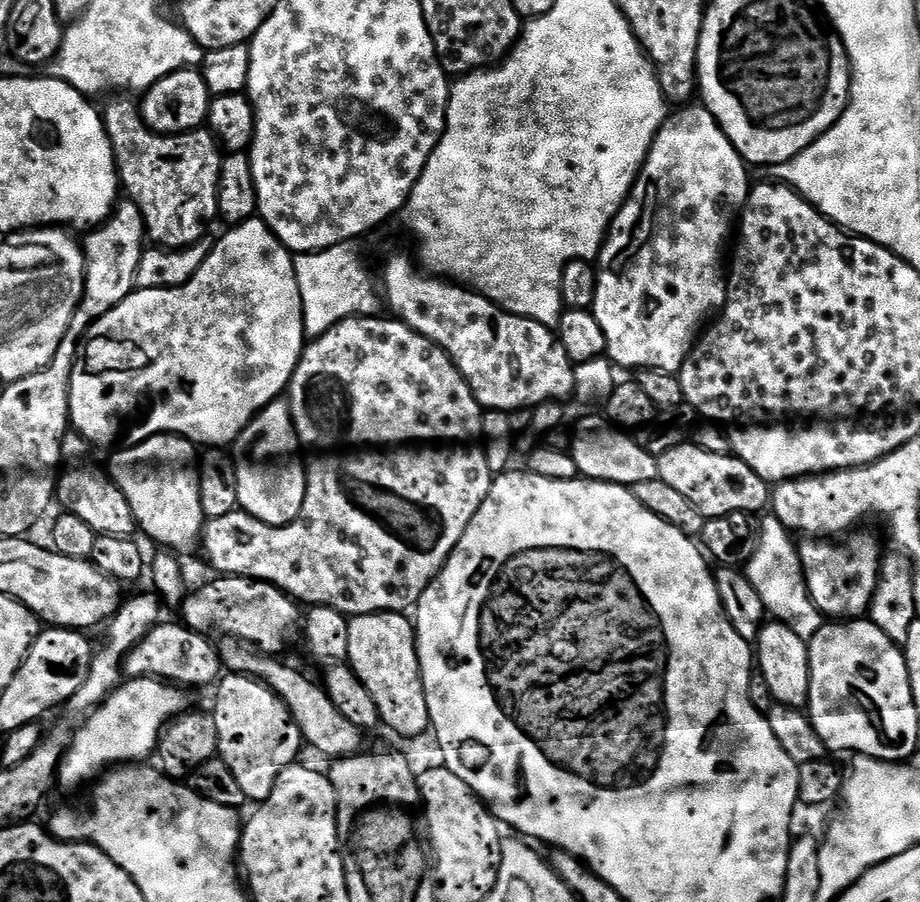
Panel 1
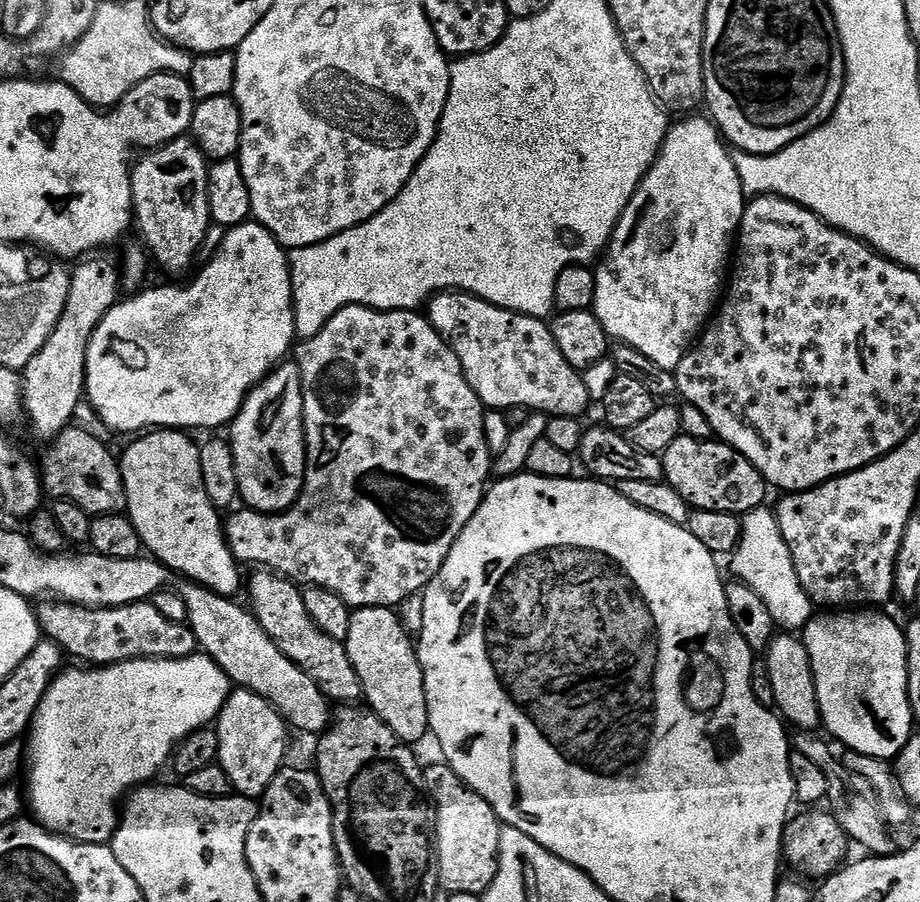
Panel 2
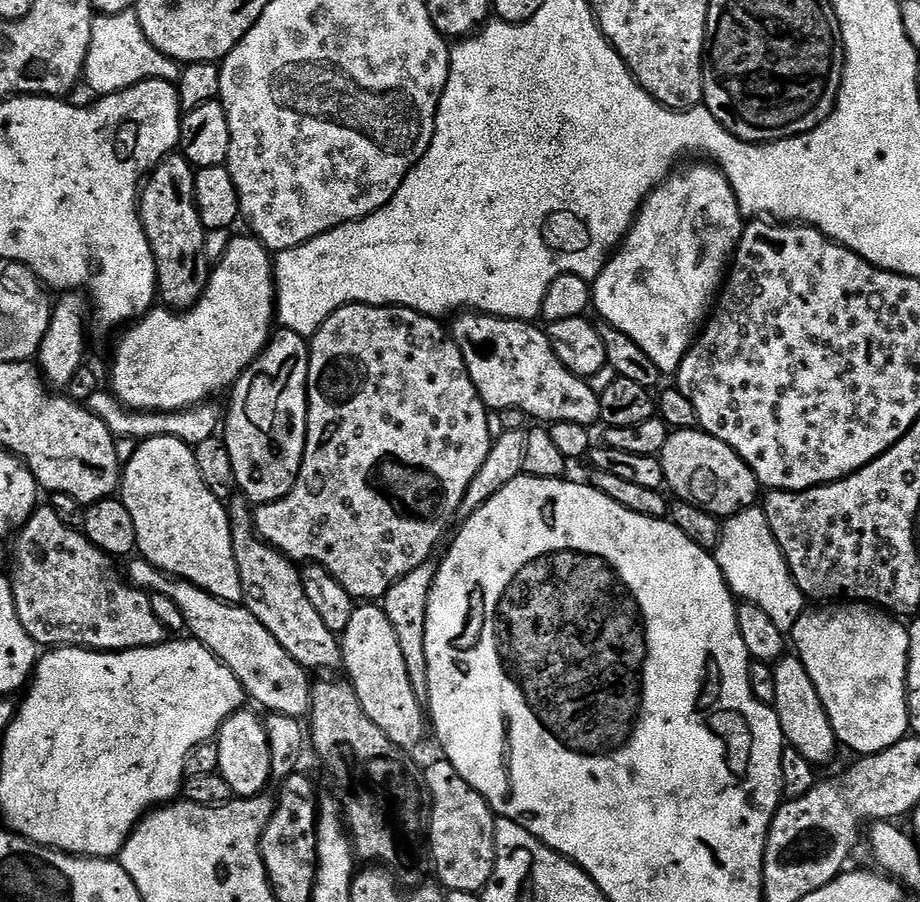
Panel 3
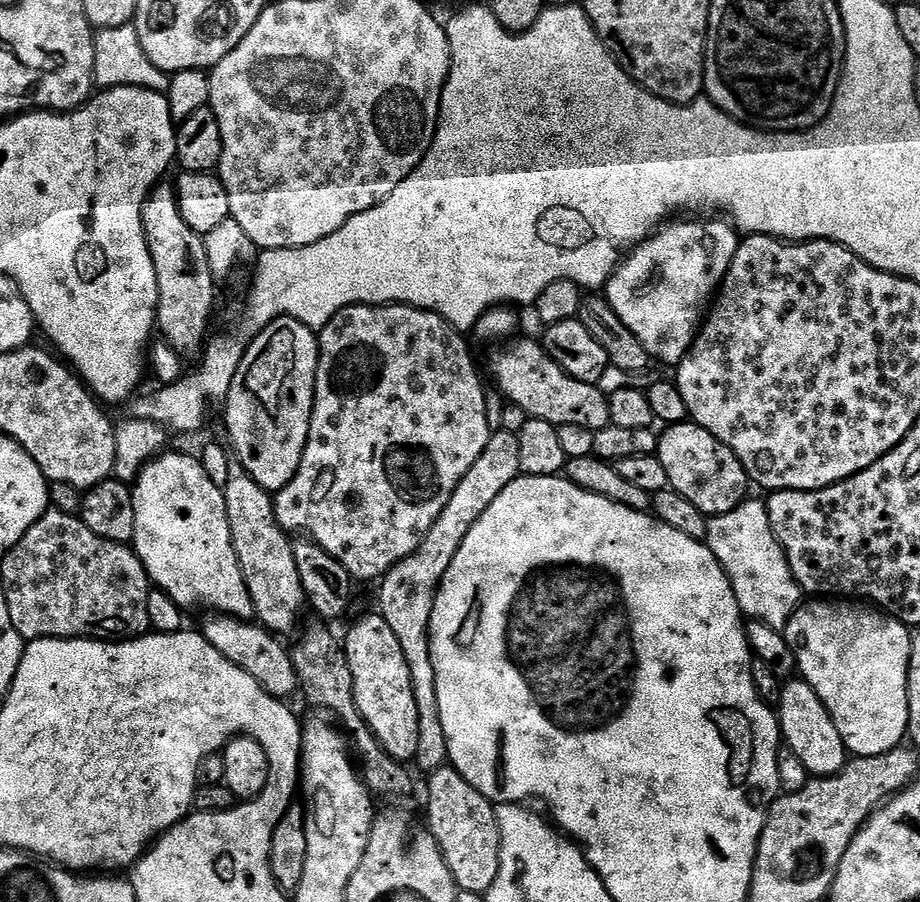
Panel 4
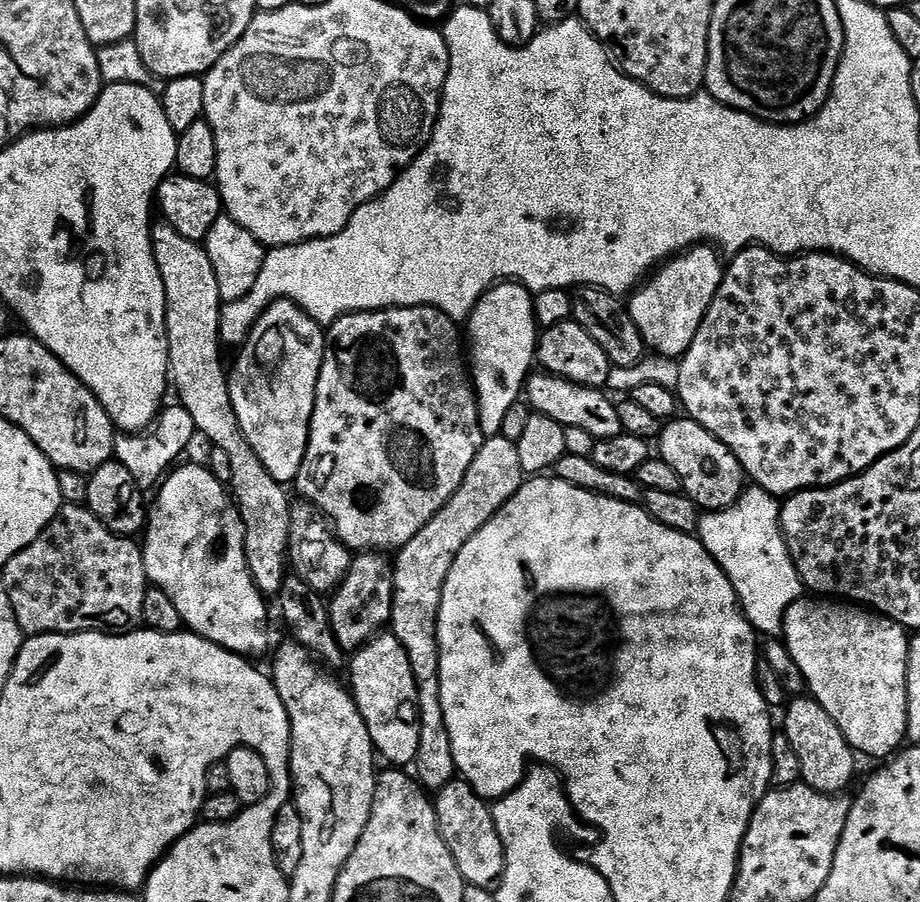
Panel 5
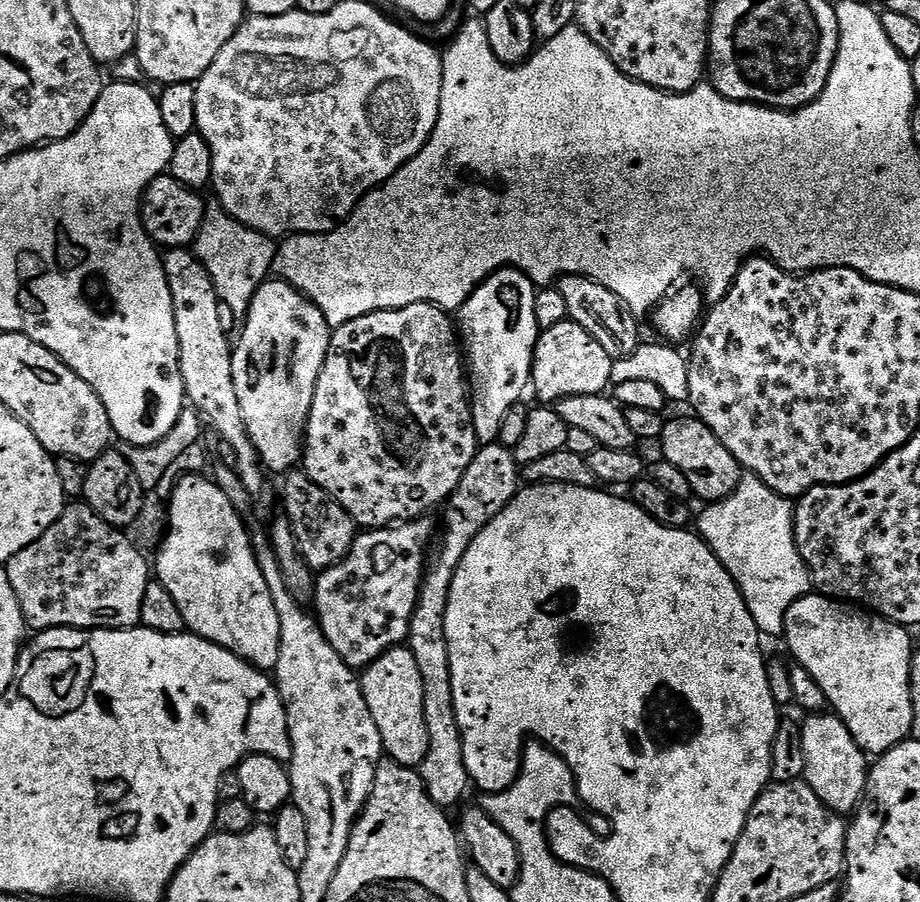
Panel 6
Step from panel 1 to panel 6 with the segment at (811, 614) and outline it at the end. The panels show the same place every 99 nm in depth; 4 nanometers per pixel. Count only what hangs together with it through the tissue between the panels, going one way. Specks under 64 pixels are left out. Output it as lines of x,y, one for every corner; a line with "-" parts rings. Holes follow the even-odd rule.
751,474
741,475
736,489
725,500
718,500
707,505
704,513
699,513
699,535
702,537
708,549
722,562
722,566
734,578
734,582
740,586
740,592
744,595
746,606
754,618
757,628
765,637
783,637
784,619
787,611
794,602
807,596
812,588
812,577
808,575
808,568
796,545
796,518
794,504
789,497
778,494
762,478

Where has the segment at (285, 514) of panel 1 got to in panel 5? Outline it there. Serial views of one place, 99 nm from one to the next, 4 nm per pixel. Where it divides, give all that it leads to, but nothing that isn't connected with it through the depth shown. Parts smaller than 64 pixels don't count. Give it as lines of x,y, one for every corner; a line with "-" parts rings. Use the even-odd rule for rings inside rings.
281,298
276,300
272,305
265,307
261,311
260,316
252,325
252,332
248,339
244,341
239,349
240,357
236,360
236,365
231,365
230,379
230,398
234,402
234,414
238,414
238,422
242,426
242,434
246,434
246,442
250,442
250,446
254,446
254,454
258,454
258,458
262,458
262,466
266,466
266,470
270,470
270,478
274,478
278,483
285,486
291,485
295,481
298,470
302,466
302,458
308,449
308,431
310,430
310,422
312,421
312,411
314,410
314,402
316,401
316,387
318,386
318,374
322,370
322,362
324,361
324,345
326,343
325,329
318,322
314,322
314,318
310,318
295,304
292,300

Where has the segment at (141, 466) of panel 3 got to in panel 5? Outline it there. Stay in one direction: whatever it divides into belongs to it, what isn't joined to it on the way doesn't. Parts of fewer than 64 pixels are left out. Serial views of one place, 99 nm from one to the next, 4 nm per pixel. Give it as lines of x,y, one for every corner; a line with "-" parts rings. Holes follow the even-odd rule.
188,464
185,468
178,468
169,471
159,485
160,493
156,496
156,505
151,505
146,531
142,536
144,565
149,581
162,589
170,602
174,602
187,631
204,636
239,656
260,656
268,648
269,601
258,590
250,574
250,566
246,566
244,523
240,511
236,509
229,489
214,478
207,467

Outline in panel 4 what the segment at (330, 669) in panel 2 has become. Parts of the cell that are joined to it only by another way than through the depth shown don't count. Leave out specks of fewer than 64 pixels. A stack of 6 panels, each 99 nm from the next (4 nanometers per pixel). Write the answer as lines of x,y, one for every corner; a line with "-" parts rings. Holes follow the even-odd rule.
233,458
230,462
230,479
224,487
224,497
234,550
238,554
246,590
250,590
255,619
273,634
295,633
301,623
300,615
306,612
306,601
302,582
298,578
298,562
294,562
294,540
278,522
273,493
258,486
242,462

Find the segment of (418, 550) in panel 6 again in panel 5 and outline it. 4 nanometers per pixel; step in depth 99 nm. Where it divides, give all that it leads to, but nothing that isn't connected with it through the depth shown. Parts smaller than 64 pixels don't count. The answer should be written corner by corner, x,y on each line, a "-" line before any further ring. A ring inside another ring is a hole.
361,552
355,557
346,574
346,578
340,583
339,588
331,593
328,613
330,622
334,630
334,638
338,638
341,648
345,653
355,654
357,650
363,648
373,636
381,630
389,627
392,619
392,607
394,606
394,578
392,577
393,561
388,560
387,555
380,552

